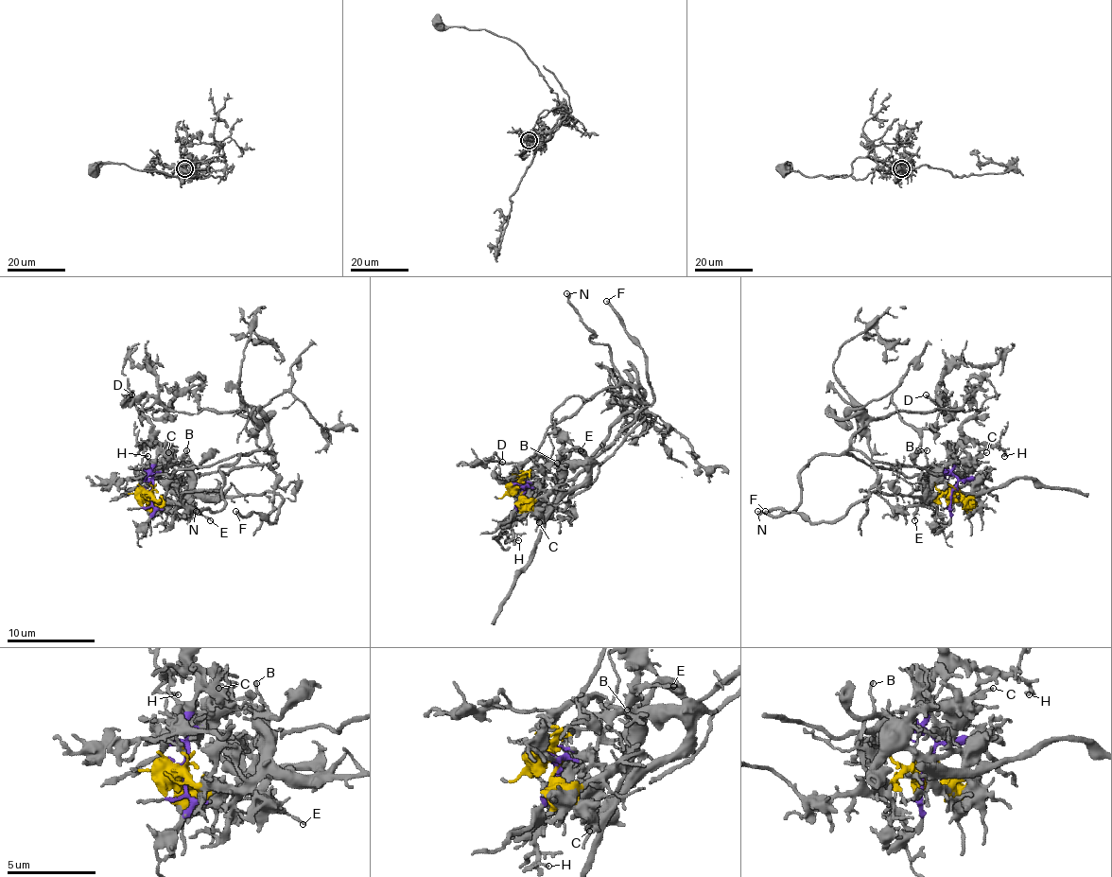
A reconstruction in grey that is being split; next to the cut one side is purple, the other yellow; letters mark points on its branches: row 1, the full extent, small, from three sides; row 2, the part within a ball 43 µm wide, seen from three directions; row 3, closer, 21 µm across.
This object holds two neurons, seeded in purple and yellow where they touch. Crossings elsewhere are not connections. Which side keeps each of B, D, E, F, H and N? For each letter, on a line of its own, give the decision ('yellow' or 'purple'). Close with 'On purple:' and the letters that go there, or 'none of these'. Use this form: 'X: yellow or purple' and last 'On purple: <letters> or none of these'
B: yellow
D: purple
E: yellow
F: yellow
H: purple
N: purple
On purple: D, H, N

